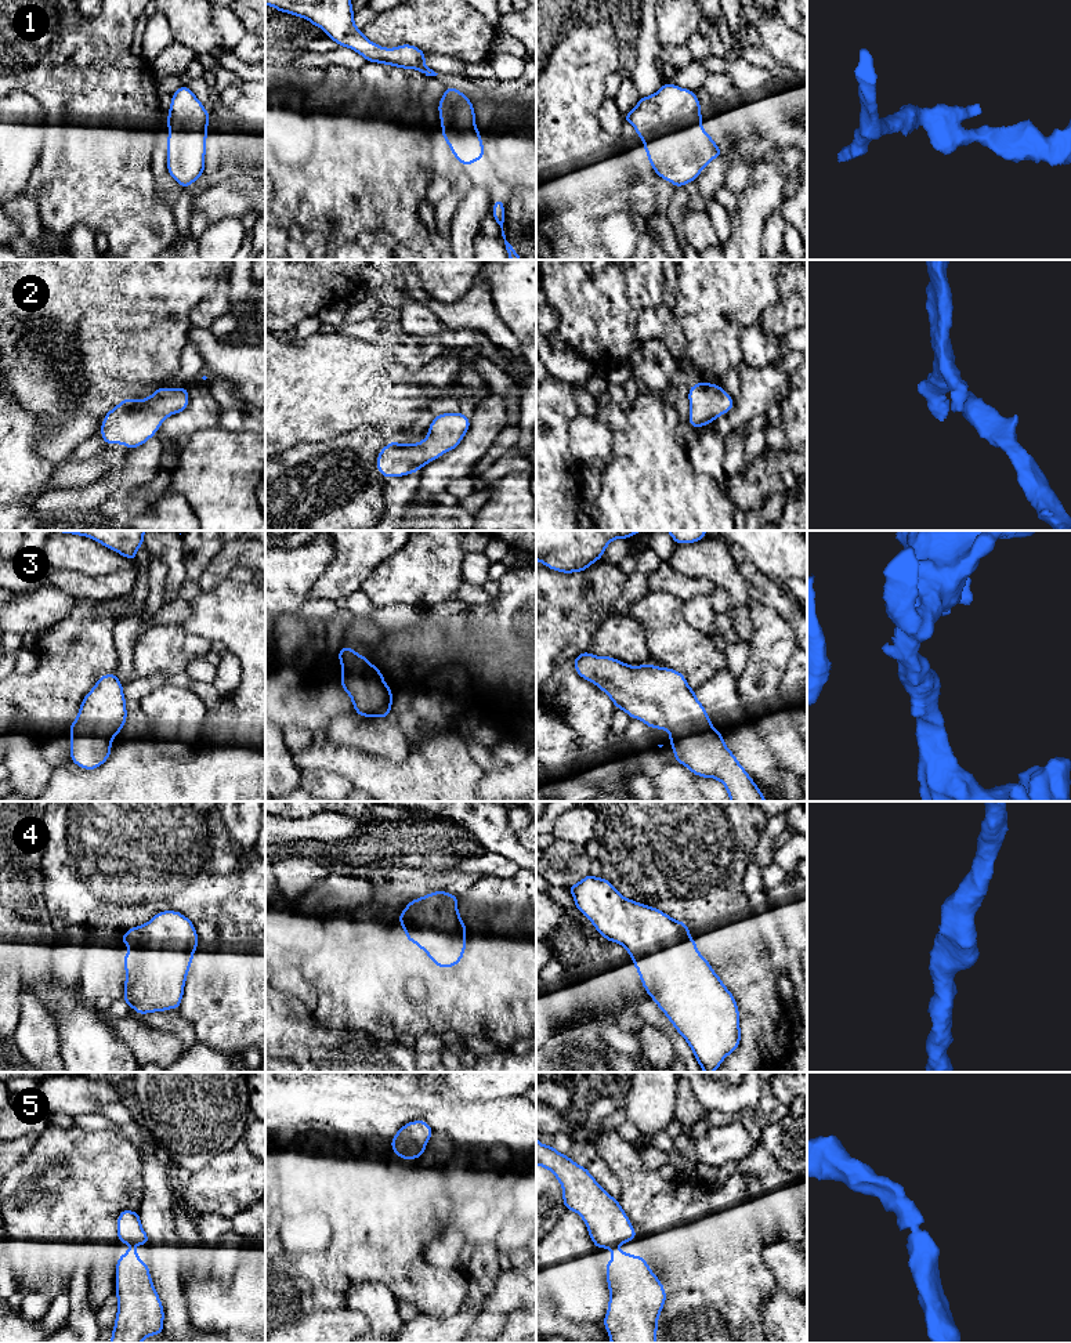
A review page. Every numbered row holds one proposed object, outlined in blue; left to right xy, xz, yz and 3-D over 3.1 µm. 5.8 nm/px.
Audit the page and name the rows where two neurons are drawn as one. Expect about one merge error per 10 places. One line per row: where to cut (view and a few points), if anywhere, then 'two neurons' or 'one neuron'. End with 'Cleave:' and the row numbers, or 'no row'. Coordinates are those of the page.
1: no cut | one neuron
2: no cut | one neuron
3: no cut | one neuron
4: no cut | one neuron
5: no cut | one neuron
Cleave: no row

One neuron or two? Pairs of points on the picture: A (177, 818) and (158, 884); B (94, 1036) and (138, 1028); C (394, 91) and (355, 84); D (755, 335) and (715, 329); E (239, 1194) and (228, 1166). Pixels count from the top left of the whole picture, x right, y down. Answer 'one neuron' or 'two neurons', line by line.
A: one neuron
B: two neurons
C: one neuron
D: two neurons
E: one neuron

